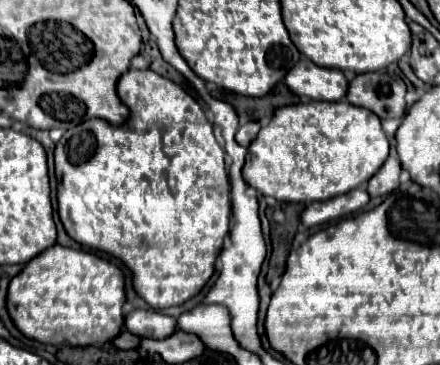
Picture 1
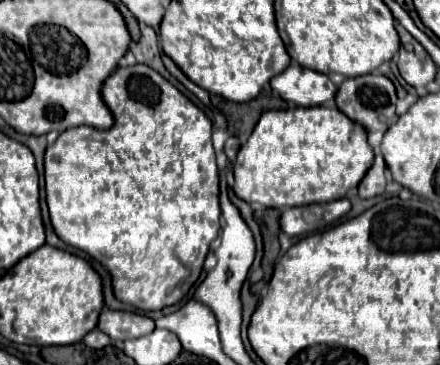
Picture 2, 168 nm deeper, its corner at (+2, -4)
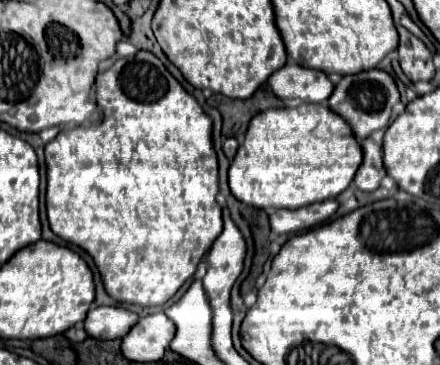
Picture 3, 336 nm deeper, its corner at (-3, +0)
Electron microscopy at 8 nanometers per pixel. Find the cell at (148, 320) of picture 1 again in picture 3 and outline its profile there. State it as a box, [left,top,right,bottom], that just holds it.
[84,306,136,340]

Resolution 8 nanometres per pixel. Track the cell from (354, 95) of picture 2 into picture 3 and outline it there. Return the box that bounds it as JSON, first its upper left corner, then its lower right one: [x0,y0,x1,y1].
[328,68,400,140]

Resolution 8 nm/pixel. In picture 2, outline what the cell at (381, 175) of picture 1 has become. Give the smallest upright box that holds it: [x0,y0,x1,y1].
[359,150,387,198]

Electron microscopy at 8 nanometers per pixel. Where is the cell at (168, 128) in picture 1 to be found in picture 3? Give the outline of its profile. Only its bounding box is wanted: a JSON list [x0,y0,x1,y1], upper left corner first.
[46,50,222,306]

